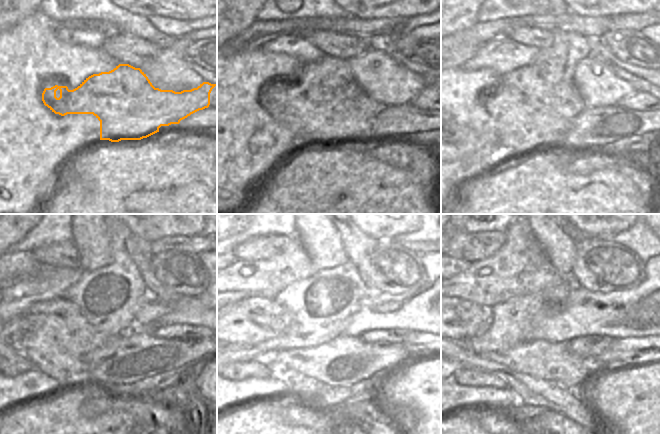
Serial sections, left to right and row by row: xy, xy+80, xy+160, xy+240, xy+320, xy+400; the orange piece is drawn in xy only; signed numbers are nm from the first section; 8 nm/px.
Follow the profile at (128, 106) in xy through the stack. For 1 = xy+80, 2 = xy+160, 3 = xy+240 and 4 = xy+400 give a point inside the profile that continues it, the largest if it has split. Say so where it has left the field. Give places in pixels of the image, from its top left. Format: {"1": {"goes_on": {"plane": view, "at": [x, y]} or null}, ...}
{"1": {"goes_on": {"plane": "xy+80", "at": [326, 104]}}, "2": {"goes_on": {"plane": "xy+160", "at": [528, 112]}}, "3": {"goes_on": {"plane": "xy+240", "at": [54, 335]}}, "4": {"goes_on": {"plane": "xy+400", "at": [461, 319]}}}

